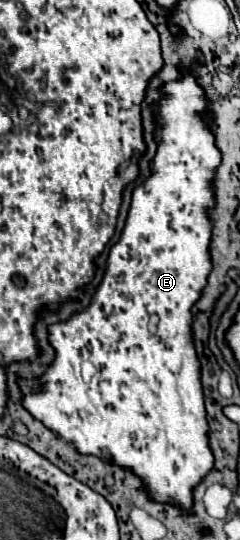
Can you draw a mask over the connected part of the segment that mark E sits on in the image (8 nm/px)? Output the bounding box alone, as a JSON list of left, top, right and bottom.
[17,68,221,514]

